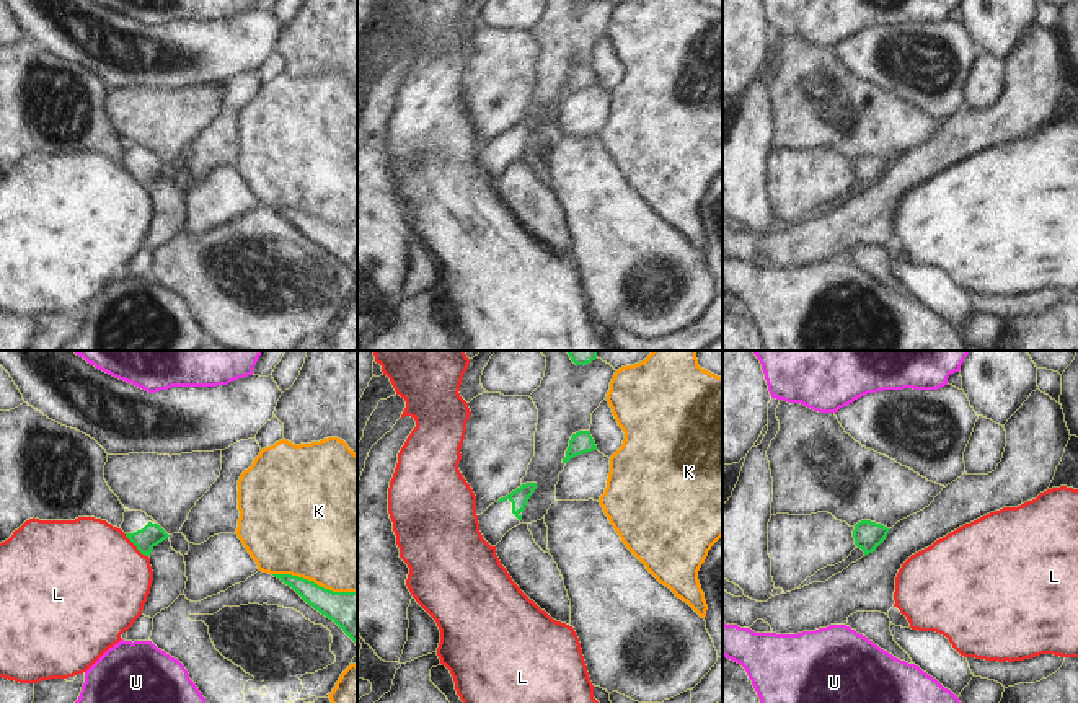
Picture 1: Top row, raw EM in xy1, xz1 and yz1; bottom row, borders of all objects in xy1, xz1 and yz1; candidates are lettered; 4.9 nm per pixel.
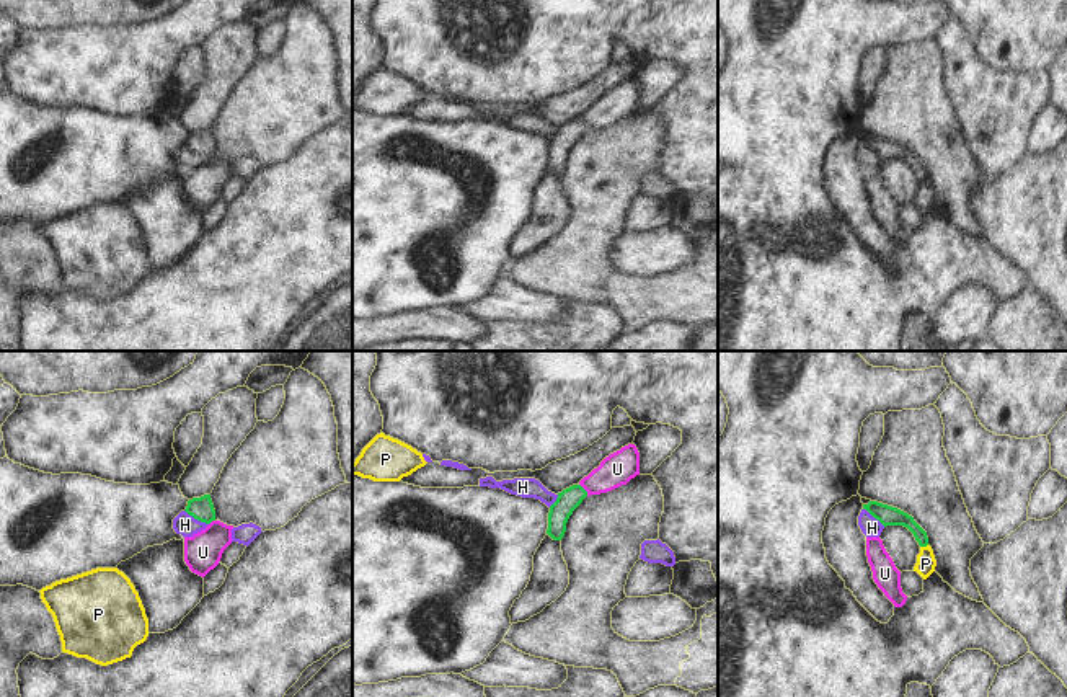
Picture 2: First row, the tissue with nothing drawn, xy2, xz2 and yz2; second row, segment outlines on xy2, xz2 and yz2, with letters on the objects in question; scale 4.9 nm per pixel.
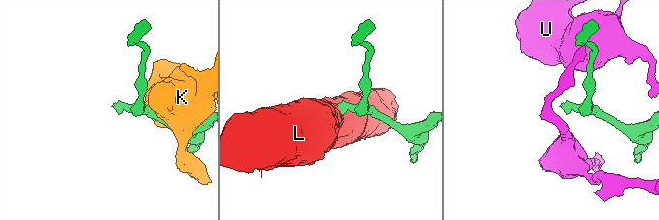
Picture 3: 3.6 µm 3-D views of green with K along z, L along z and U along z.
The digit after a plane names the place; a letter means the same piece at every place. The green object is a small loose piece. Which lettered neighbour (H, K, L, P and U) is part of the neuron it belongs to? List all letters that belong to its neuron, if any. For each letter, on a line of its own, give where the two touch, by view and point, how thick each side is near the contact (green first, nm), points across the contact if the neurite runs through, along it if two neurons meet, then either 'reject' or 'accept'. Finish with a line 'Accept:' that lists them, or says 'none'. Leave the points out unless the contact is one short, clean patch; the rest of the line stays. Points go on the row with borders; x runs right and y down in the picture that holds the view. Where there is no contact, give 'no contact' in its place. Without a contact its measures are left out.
H: meets green in xy2 at (196, 518); 110 nm thick on the green side, 110 nm on the other; border along xy2 (185, 510), (208, 524); reject
K: meets green in xy1 at (313, 583); 200 nm thick on the green side, 500 nm on the other; reject
L: meets green in xy1 at (136, 545); 110 nm thick on the green side, 500 nm on the other; border along xy1 (124, 534), (147, 557); reject
P: meets green in yz2 at (924, 546); 100 nm thick on the green side, 100 nm on the other; border along yz2 (927, 544), (920, 547); reject
U: meets green in xz2 at (584, 490); 110 nm thick on the green side, 160 nm on the other; border along xz2 (579, 483), (588, 495); reject
Accept: none

